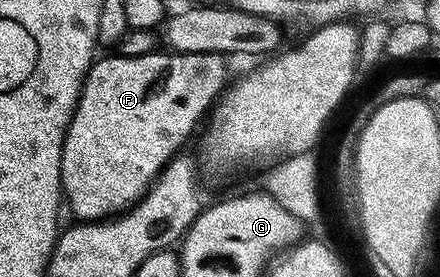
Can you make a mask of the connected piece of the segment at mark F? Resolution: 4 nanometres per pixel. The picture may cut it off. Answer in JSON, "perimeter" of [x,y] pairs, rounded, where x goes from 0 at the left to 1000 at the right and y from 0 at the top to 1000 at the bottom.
{"perimeter":[[[357,184],[330,195],[325,206],[259,206],[225,202],[205,253],[195,264],[195,303],[186,314],[186,339],[177,347],[177,368],[168,390],[168,408],[159,422],[159,455],[150,462],[150,498],[141,520],[141,693],[148,736],[159,740],[159,755],[170,769],[180,801],[191,798],[236,798],[252,783],[266,783],[286,765],[298,740],[307,740],[320,711],[332,708],[343,668],[357,653],[368,606],[391,578],[407,549],[405,538],[441,480],[441,462],[450,451],[450,433],[466,426],[475,412],[482,383],[493,368],[500,339],[518,303],[514,278],[516,209],[502,191],[400,191],[393,184]]]}

